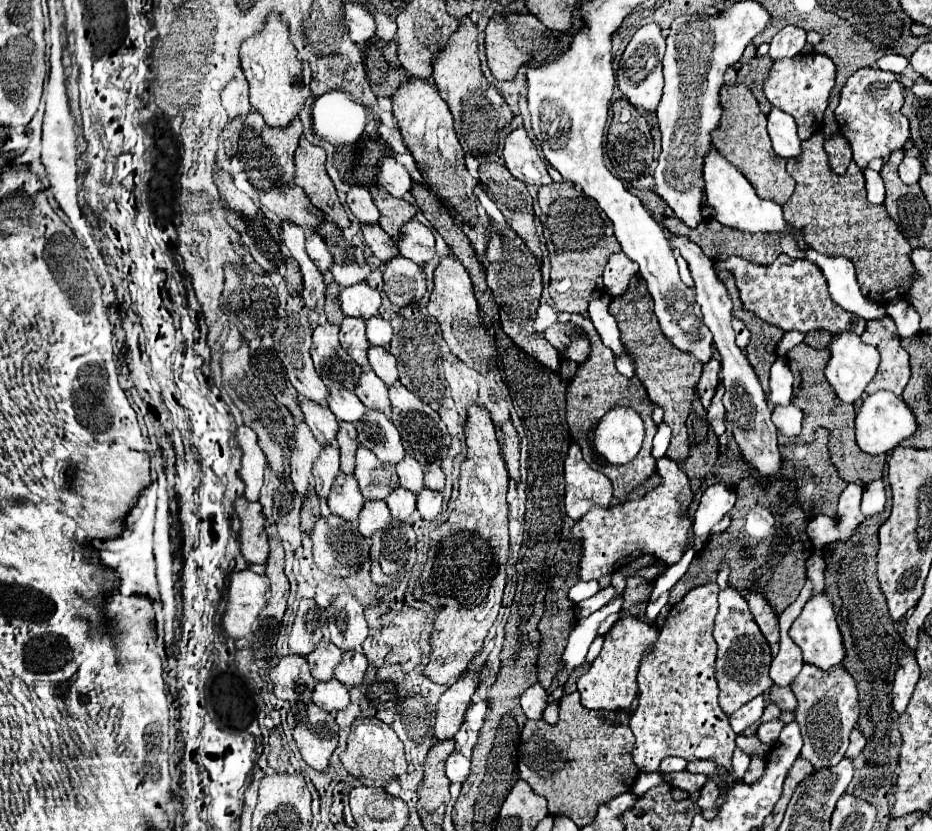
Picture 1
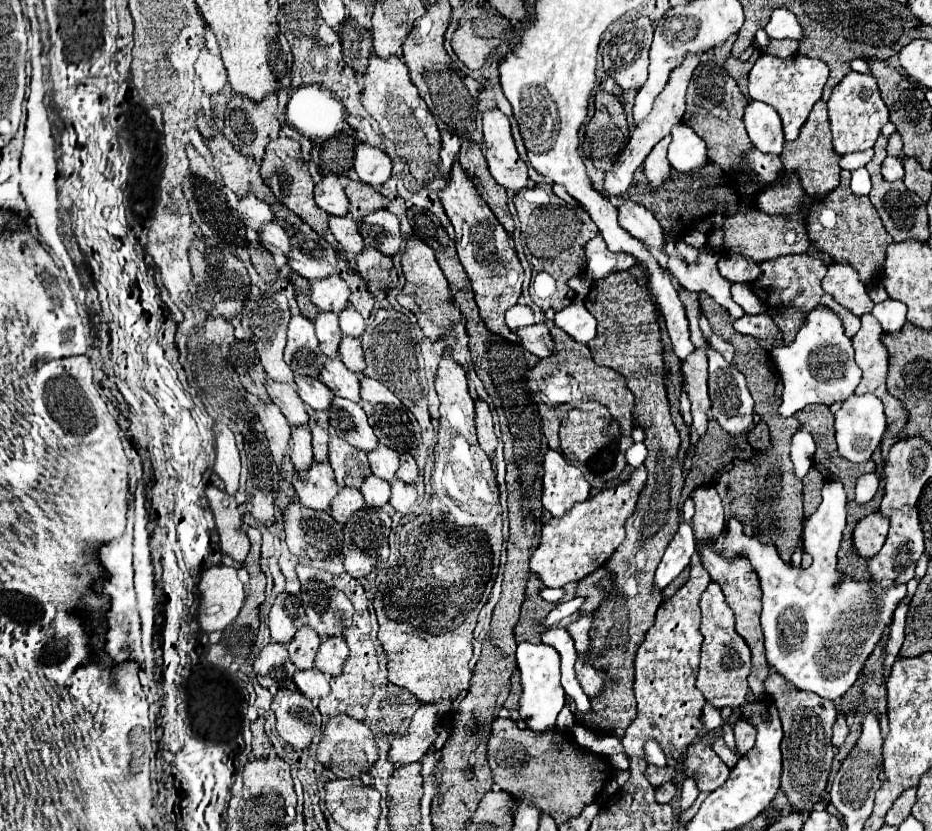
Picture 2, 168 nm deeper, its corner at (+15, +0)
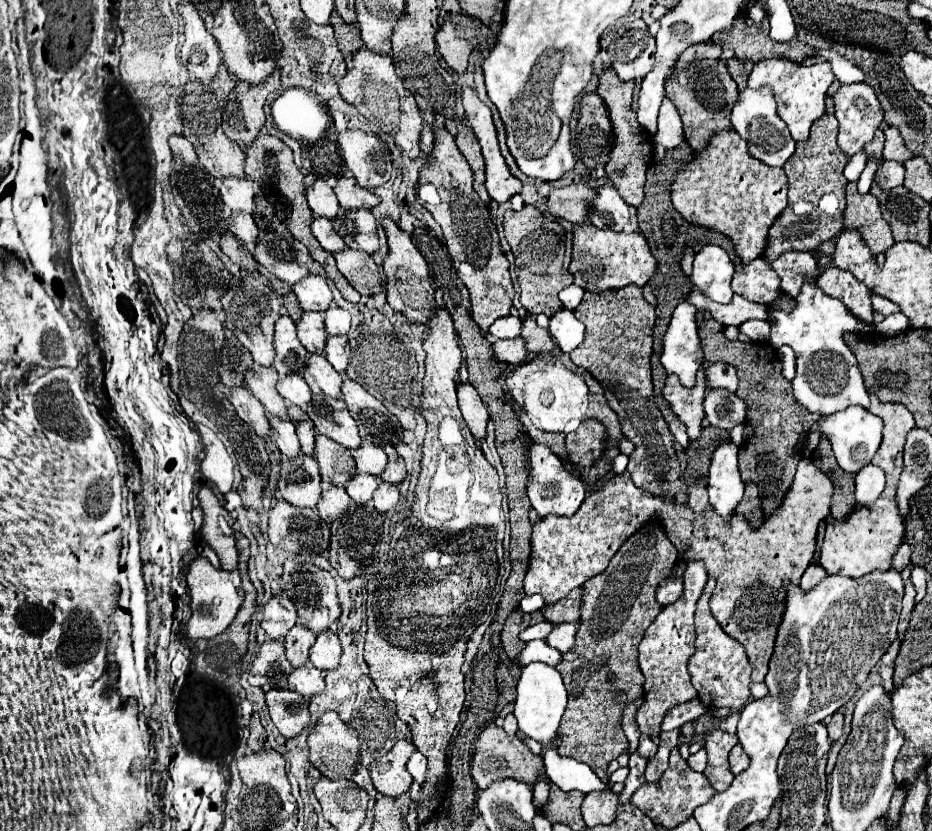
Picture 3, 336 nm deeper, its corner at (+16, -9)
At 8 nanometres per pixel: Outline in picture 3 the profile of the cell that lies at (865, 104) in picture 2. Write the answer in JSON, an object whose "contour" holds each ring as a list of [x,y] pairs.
{"contour":[[[864,82],[840,86],[834,94],[834,106],[840,122],[838,144],[846,156],[852,156],[864,148],[884,120],[882,106],[874,90]]]}

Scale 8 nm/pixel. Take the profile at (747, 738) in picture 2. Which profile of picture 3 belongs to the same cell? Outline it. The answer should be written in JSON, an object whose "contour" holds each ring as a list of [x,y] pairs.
{"contour":[[[740,744],[734,746],[732,752],[730,752],[730,770],[732,770],[732,774],[736,776],[736,774],[744,772],[748,768],[748,764],[750,764],[750,758],[744,754],[742,746]]]}

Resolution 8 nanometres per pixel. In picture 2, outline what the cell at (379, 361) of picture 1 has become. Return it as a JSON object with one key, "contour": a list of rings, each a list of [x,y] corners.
{"contour":[[[343,337],[339,345],[339,355],[341,361],[353,371],[353,373],[363,373],[365,371],[365,359],[363,359],[363,347],[357,337]]]}

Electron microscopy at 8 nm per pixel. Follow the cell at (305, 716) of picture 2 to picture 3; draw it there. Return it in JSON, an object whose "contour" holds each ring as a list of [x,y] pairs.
{"contour":[[[272,688],[270,692],[266,692],[266,706],[274,726],[286,738],[298,736],[300,730],[310,722],[308,702],[292,690]]]}

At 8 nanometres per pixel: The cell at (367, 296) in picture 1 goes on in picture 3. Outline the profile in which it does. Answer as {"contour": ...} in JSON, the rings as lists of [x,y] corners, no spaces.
{"contour":[[[316,274],[304,276],[300,282],[296,282],[292,286],[292,290],[294,290],[302,310],[324,312],[332,304],[332,292],[330,292],[326,280]]]}

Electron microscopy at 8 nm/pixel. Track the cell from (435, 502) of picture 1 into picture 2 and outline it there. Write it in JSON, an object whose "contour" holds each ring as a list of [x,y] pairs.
{"contour":[[[393,479],[391,481],[391,505],[399,511],[399,513],[409,513],[409,509],[415,505],[417,501],[417,491],[413,485],[403,483],[401,479]]]}

